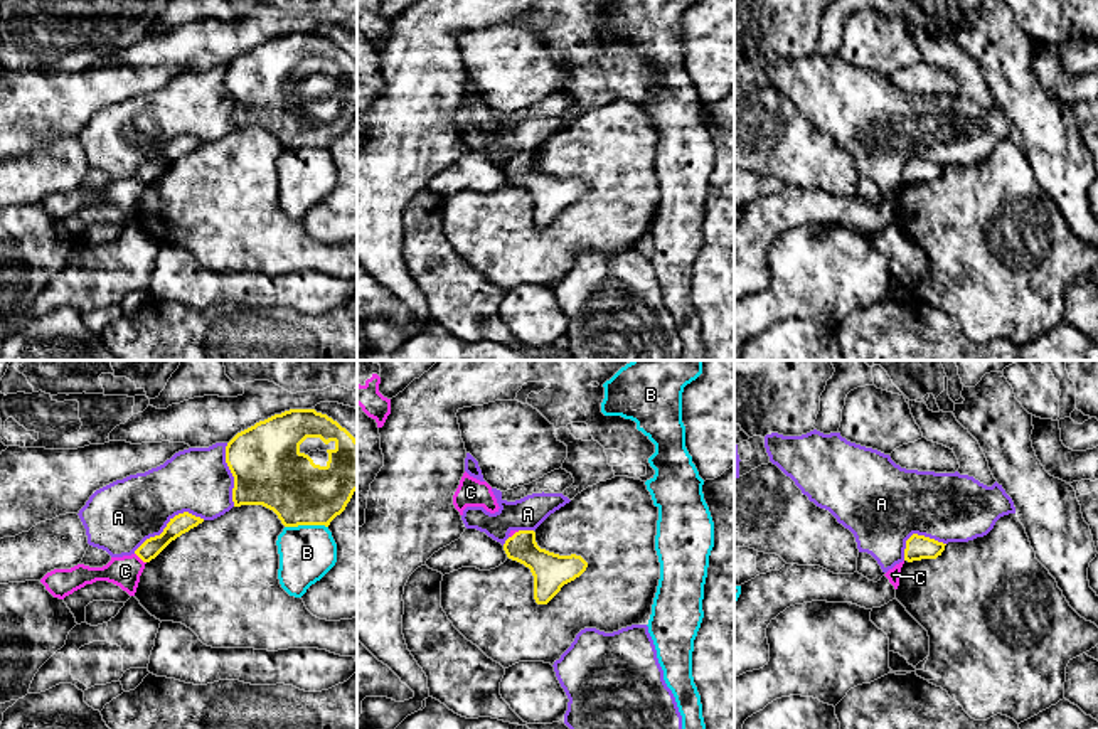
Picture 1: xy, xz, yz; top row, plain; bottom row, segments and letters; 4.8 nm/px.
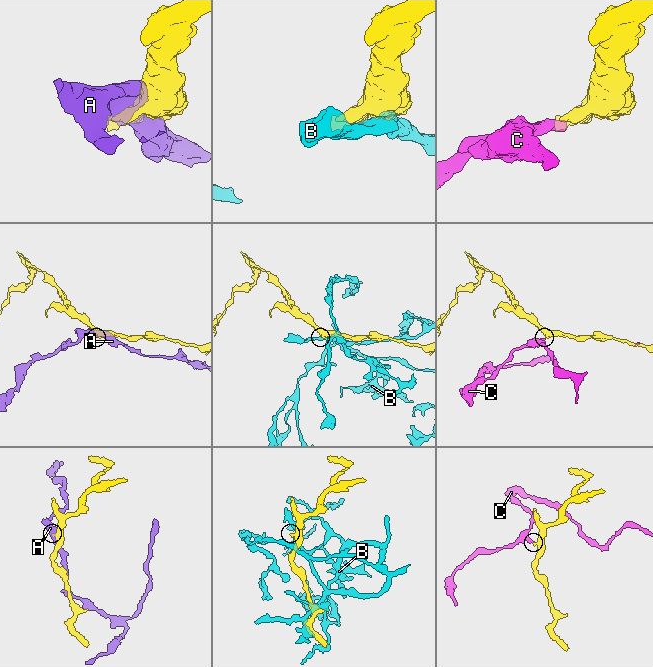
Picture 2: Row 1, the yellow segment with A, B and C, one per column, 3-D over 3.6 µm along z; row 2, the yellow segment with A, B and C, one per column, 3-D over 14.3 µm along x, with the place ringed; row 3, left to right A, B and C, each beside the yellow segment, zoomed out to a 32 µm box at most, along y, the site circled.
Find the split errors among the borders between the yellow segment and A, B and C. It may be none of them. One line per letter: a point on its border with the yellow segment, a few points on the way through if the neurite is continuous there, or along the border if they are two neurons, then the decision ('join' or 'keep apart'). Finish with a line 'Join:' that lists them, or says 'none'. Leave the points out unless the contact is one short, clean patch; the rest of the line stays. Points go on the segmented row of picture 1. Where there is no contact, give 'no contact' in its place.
A: meets yellow in xy at (167, 524); keep apart
B: meets yellow in xy at (305, 524); keep apart
C: meets yellow in xy at (140, 558); border along xy (135, 553), (145, 563); keep apart
Join: none

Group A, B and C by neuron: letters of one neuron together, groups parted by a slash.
A / B / C

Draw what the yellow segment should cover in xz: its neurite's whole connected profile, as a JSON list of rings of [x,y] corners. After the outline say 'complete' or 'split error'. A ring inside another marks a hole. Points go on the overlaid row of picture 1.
[[[534,530],[515,532],[505,540],[504,551],[509,559],[530,569],[537,604],[547,604],[564,584],[579,577],[588,567],[581,556],[559,556],[541,549]]]; complete

